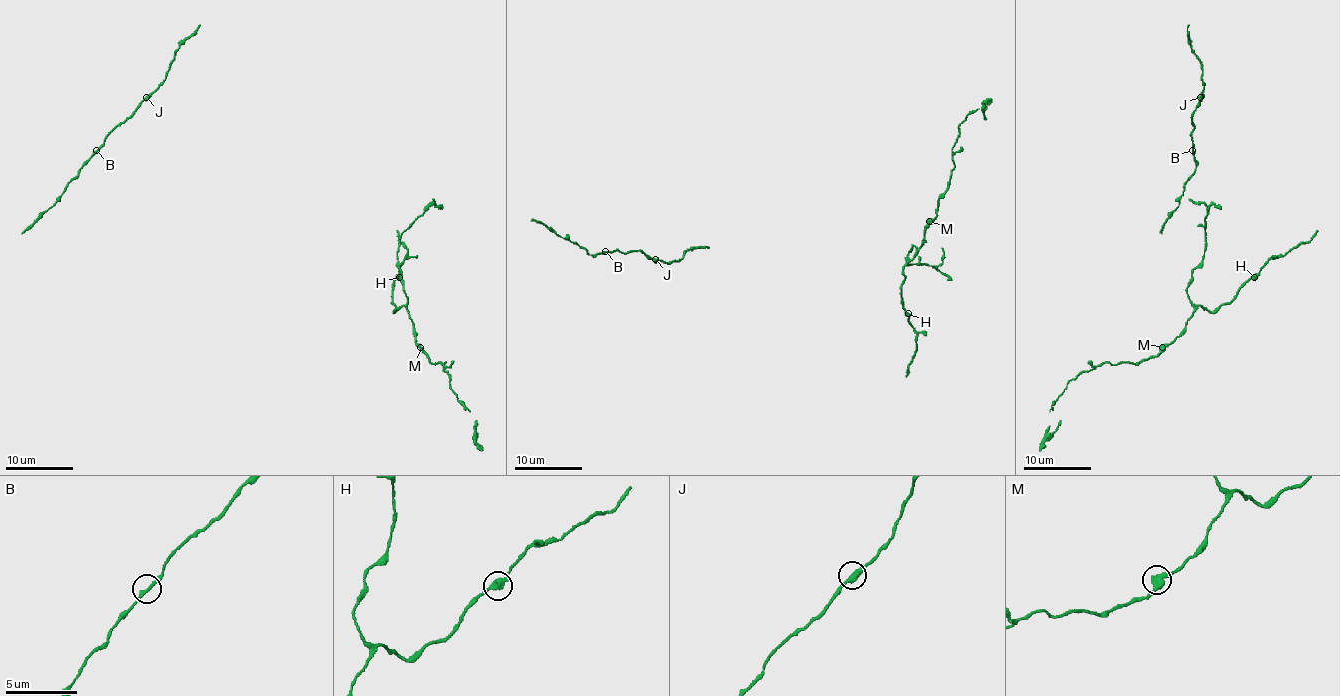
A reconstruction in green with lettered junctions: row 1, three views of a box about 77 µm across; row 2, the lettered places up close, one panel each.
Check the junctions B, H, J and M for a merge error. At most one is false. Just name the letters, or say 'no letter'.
no letter

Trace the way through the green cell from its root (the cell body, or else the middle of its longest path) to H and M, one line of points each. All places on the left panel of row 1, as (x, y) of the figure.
H: (401, 233), (397, 267), (407, 302), (394, 311), (392, 284), (399, 277)
M: (401, 233), (397, 267), (407, 299), (414, 340), (421, 347)

